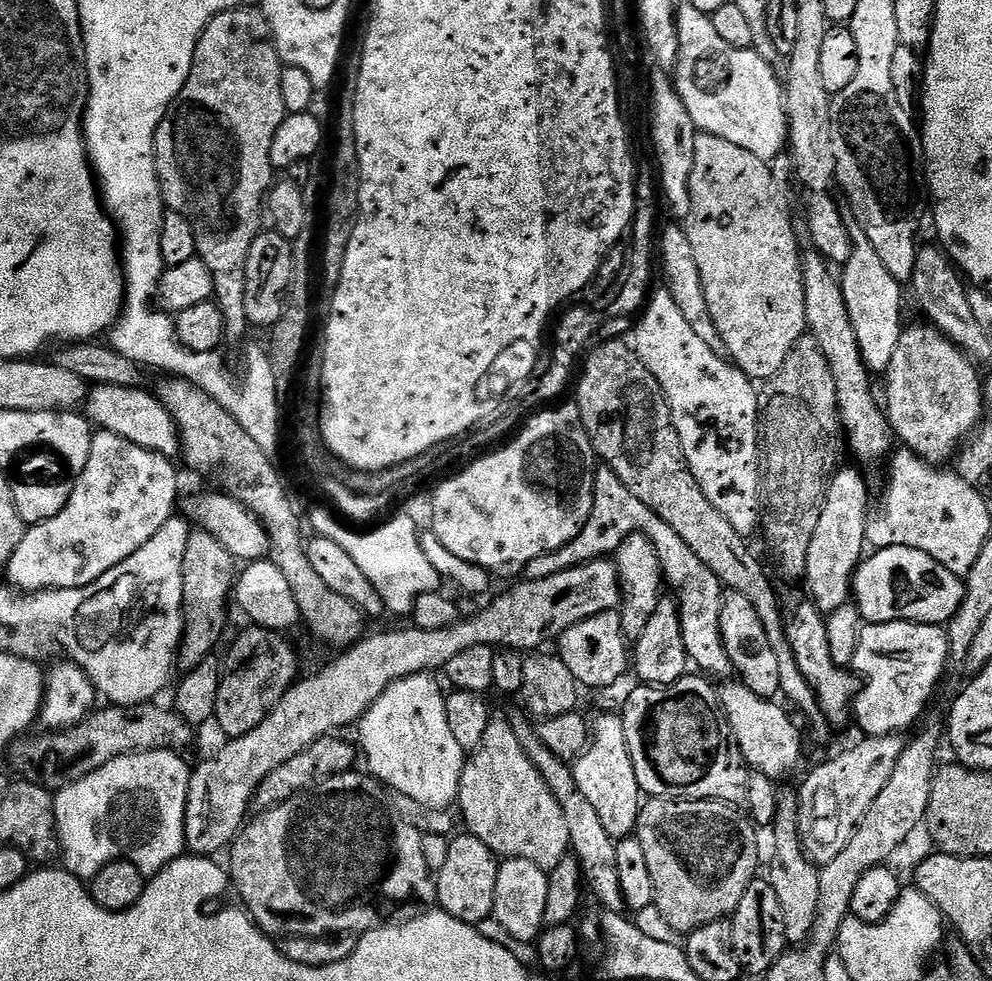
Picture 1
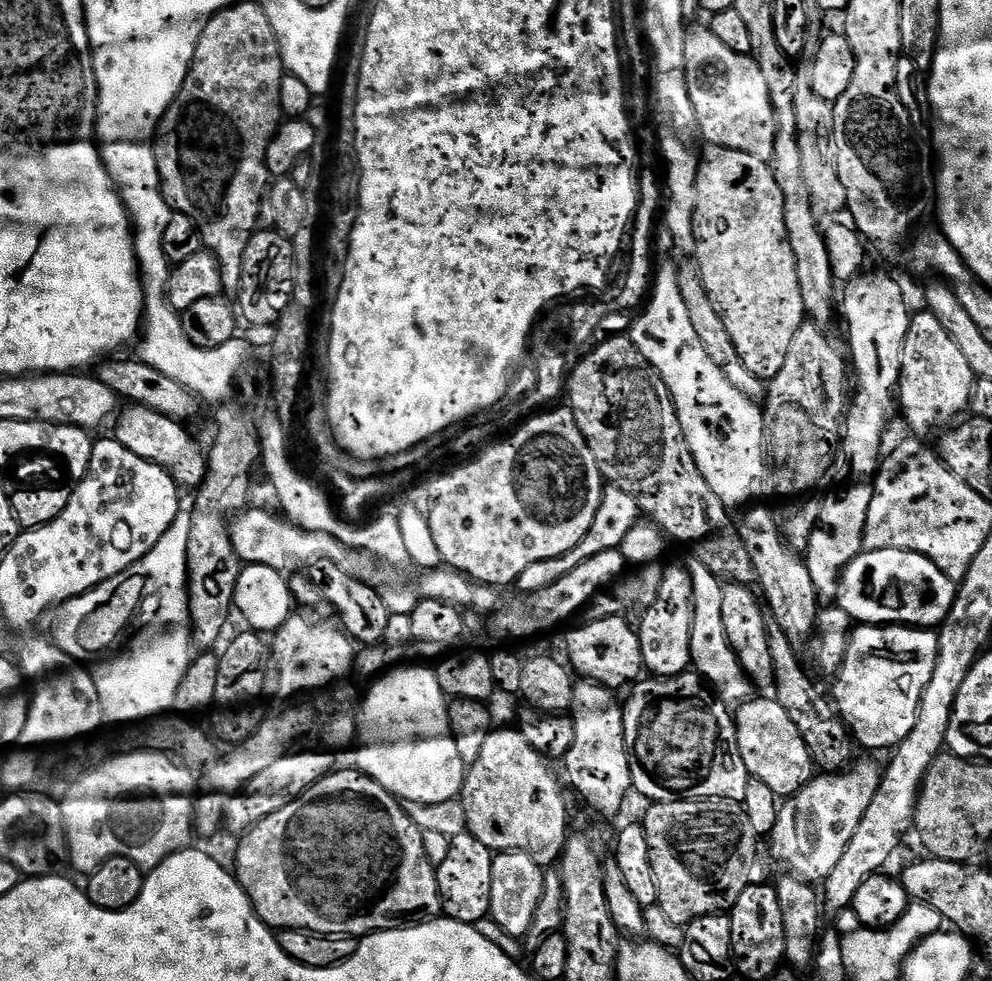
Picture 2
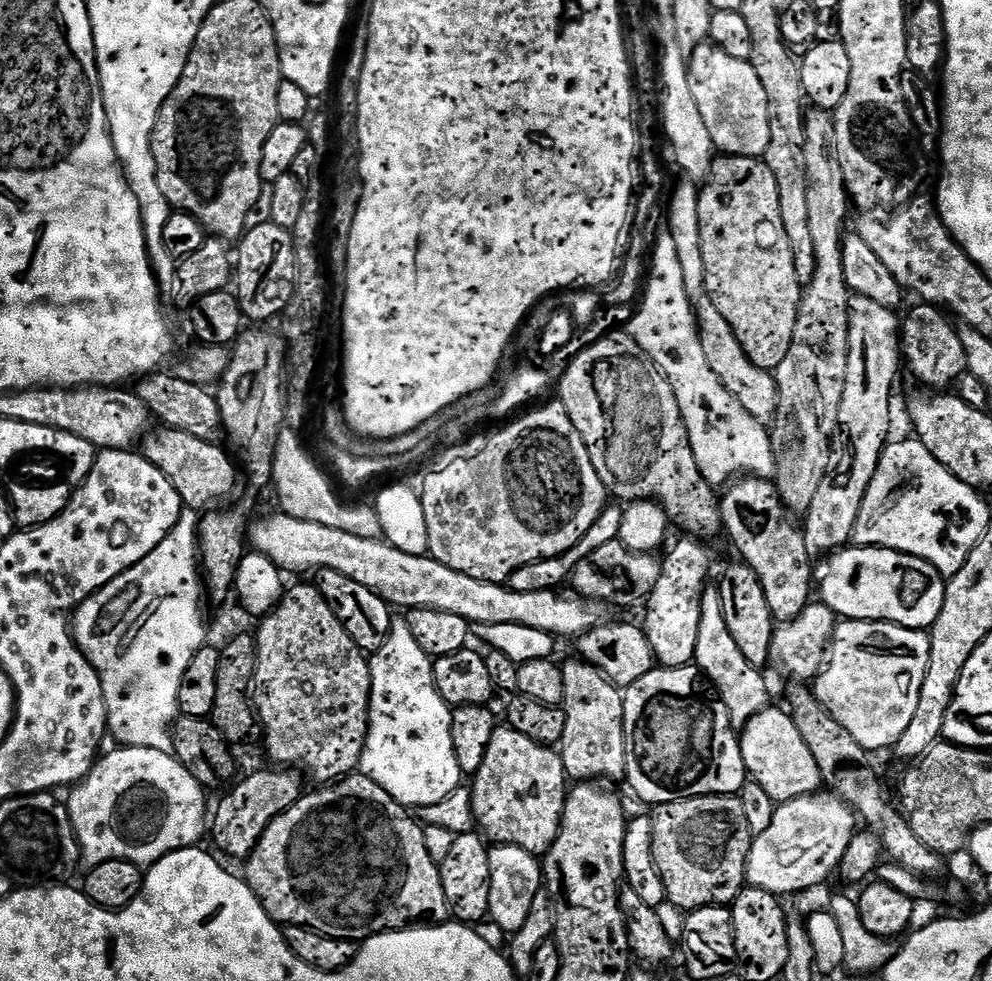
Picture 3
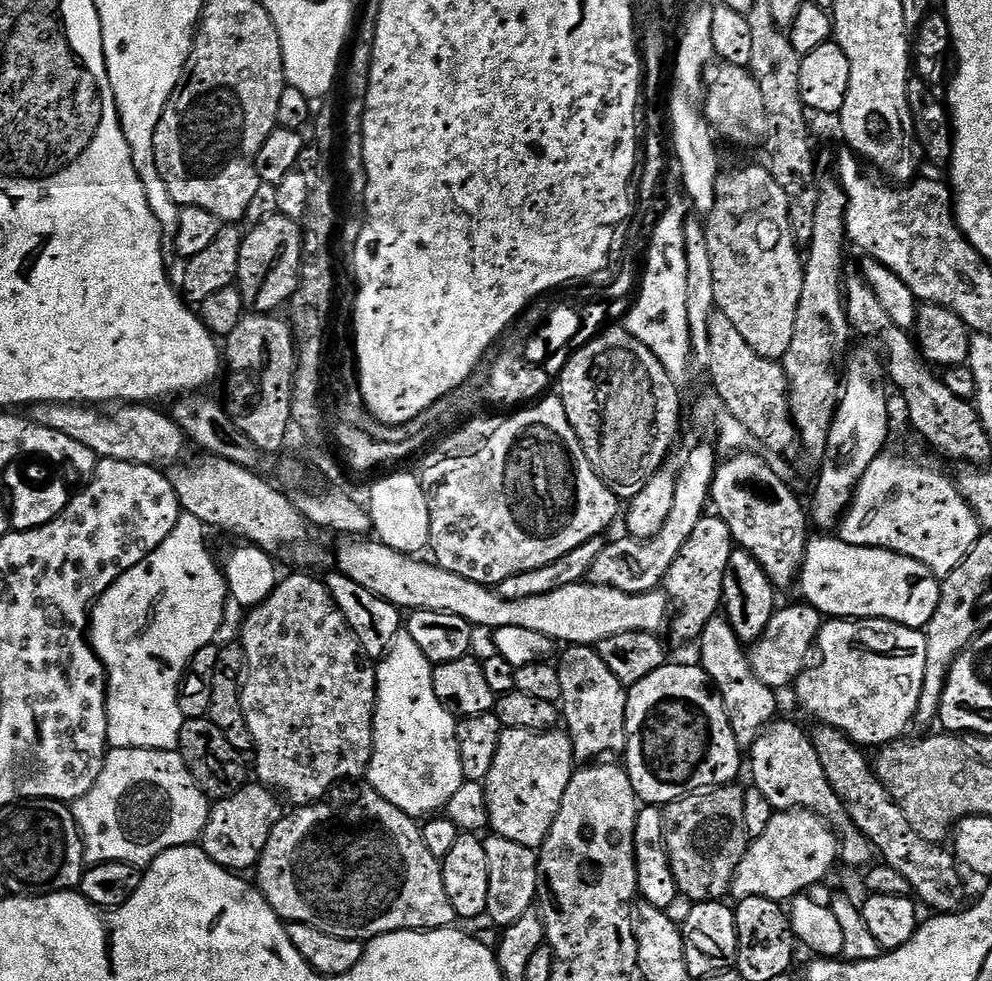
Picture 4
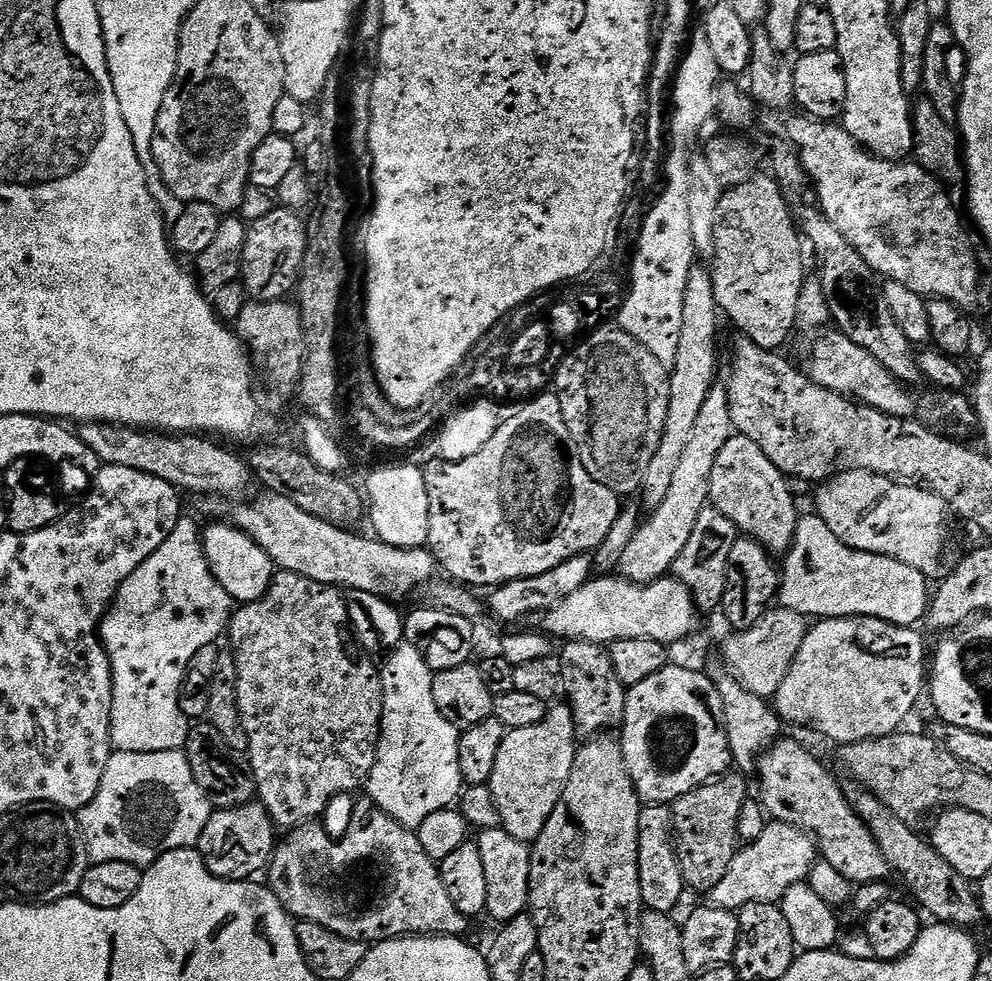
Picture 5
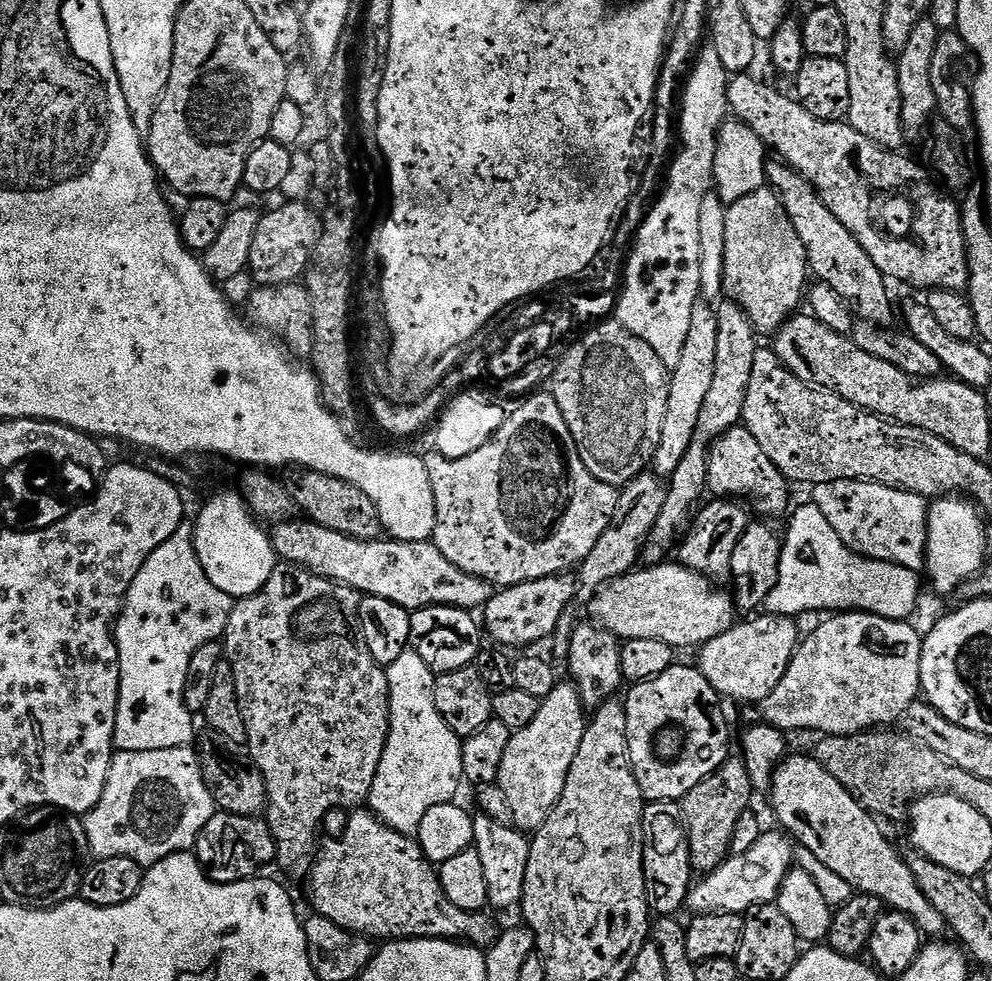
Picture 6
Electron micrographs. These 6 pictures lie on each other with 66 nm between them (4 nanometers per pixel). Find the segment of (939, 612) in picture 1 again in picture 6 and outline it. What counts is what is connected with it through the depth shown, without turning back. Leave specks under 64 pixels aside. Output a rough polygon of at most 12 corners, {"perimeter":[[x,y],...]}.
{"perimeter":[[814,503],[787,517],[767,615],[907,621],[921,577],[846,547]]}

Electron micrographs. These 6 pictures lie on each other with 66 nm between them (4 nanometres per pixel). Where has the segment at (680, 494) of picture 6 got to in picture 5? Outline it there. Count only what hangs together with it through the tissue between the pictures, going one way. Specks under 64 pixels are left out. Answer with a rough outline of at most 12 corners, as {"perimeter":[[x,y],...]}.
{"perimeter":[[713,384],[670,491],[622,550],[635,584],[671,573],[710,474],[733,434],[728,390]]}

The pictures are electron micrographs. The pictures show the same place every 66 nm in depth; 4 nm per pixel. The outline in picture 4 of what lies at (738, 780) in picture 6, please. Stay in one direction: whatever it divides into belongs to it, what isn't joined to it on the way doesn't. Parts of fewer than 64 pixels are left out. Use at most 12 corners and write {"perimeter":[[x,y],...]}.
{"perimeter":[[733,782],[667,805],[688,902],[723,901],[750,843]]}

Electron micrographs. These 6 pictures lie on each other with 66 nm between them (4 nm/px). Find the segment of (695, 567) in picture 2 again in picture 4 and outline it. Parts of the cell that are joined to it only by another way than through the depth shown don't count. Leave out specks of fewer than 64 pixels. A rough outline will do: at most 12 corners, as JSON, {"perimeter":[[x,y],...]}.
{"perimeter":[[718,614],[699,663],[741,750],[777,719],[776,696]]}

